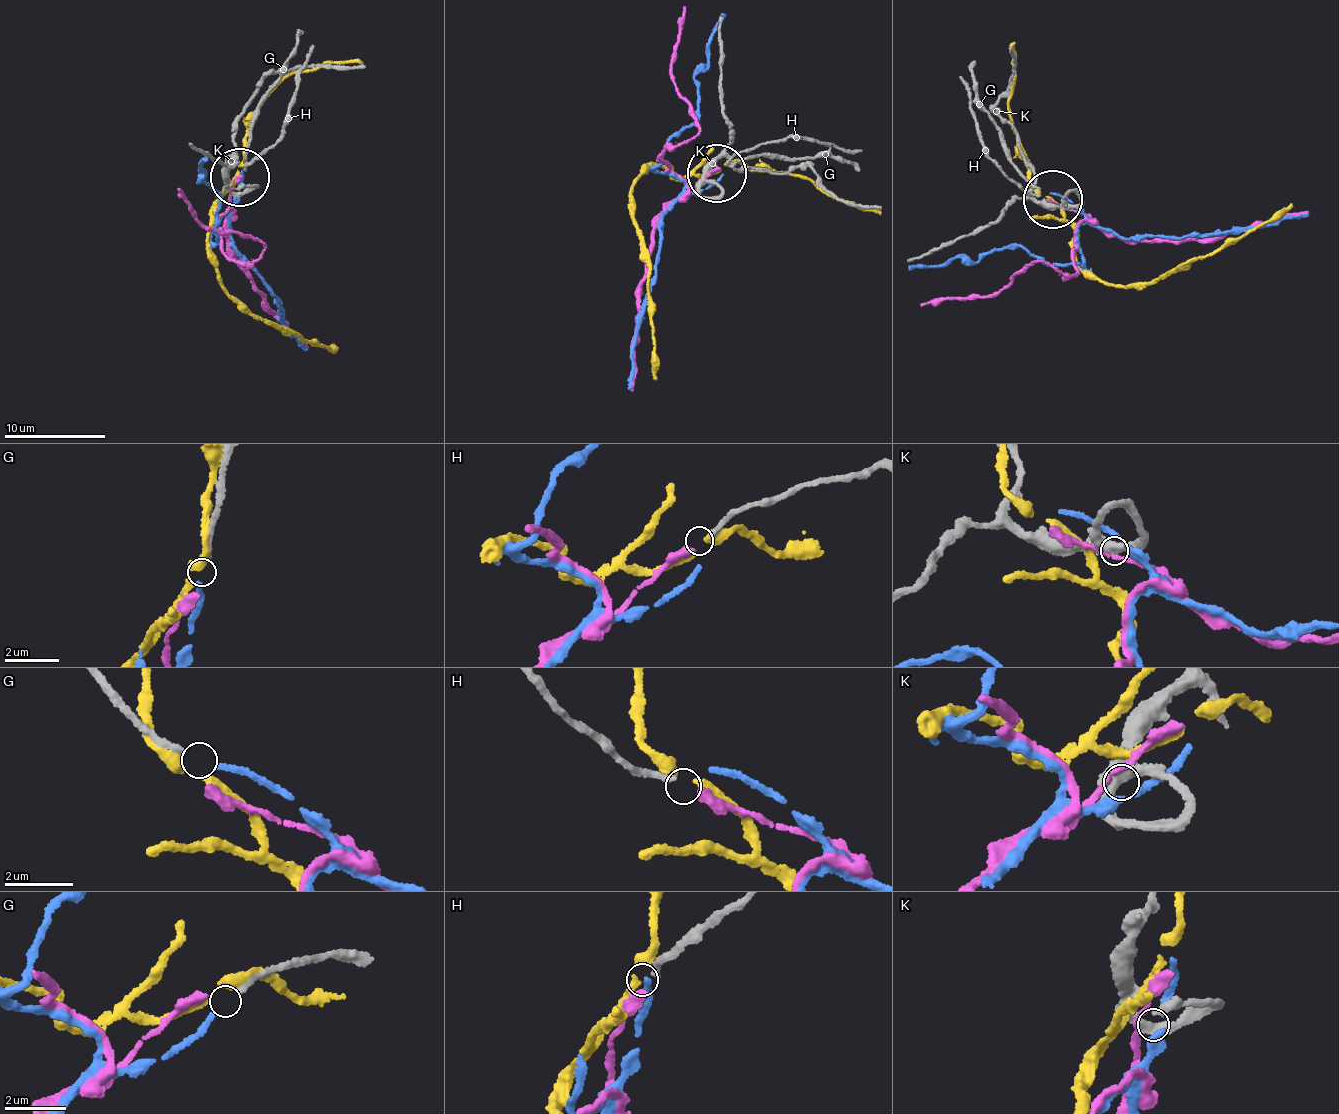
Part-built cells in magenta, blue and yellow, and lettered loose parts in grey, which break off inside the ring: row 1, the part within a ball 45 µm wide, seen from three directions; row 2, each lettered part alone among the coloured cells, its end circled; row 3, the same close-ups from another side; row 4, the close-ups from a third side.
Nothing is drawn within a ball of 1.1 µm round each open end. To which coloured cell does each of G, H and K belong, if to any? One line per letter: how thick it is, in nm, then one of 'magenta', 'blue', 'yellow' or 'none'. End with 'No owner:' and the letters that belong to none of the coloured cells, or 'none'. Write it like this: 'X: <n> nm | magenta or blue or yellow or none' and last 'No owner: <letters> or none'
G: 200 nm | blue
H: 190 nm | magenta
K: 280 nm | none
No owner: K

